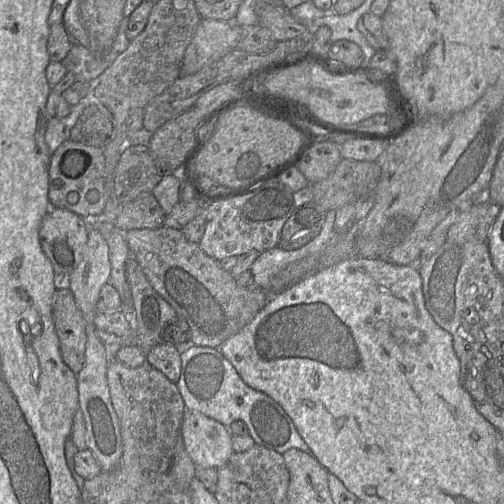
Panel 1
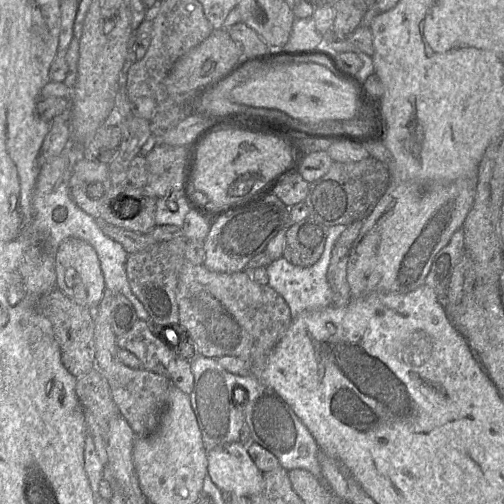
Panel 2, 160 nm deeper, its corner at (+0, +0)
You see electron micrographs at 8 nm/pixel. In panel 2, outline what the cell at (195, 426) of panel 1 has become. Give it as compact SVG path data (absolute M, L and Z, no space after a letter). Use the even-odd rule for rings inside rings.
M241 442L215 447L208 451L207 460L208 475L221 491L249 497L264 489L263 472Z

